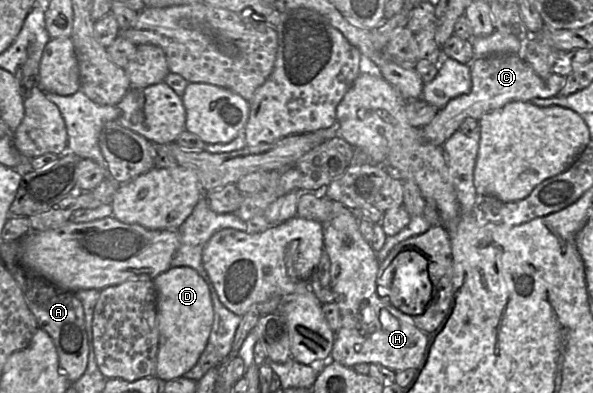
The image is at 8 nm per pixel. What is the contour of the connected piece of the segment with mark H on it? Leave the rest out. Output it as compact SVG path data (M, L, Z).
M342 203L332 204L333 218L323 224L323 243L328 241L328 232L335 231L338 238L344 239L347 252L352 252L360 275L351 276L350 287L334 286L331 291L339 308L341 327L335 333L331 360L347 367L359 363L381 364L394 372L406 369L416 369L415 375L420 375L427 359L423 360L429 333L419 330L413 317L395 308L388 298L379 296L377 292L377 275L380 262L377 253L370 243L364 240L359 231L358 222L353 211Z

